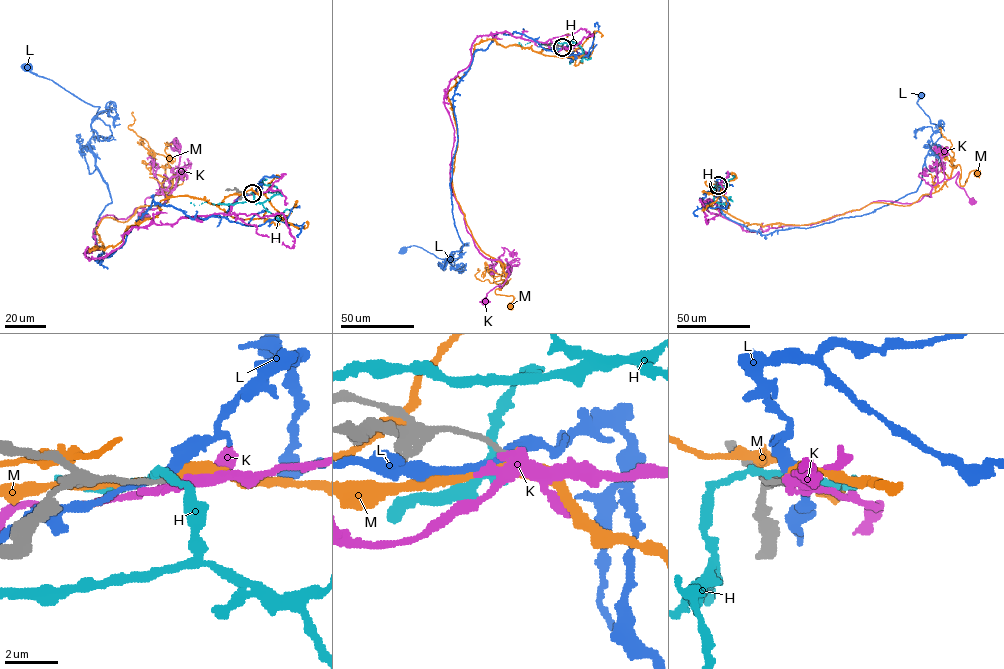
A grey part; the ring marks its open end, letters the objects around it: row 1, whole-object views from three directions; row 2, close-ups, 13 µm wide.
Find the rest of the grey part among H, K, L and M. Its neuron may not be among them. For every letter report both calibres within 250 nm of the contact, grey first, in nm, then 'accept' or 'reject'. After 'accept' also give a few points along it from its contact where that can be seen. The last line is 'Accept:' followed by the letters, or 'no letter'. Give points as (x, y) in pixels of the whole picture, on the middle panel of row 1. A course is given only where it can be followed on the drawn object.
H: 240 nm thick on the grey side, 240 nm on the other; reject
K: 190 nm thick on the grey side, 360 nm on the other; reject
L: 200 nm thick on the grey side, 400 nm on the other; reject
M: 190 nm thick on the grey side, 420 nm on the other; reject
Accept: no letter

